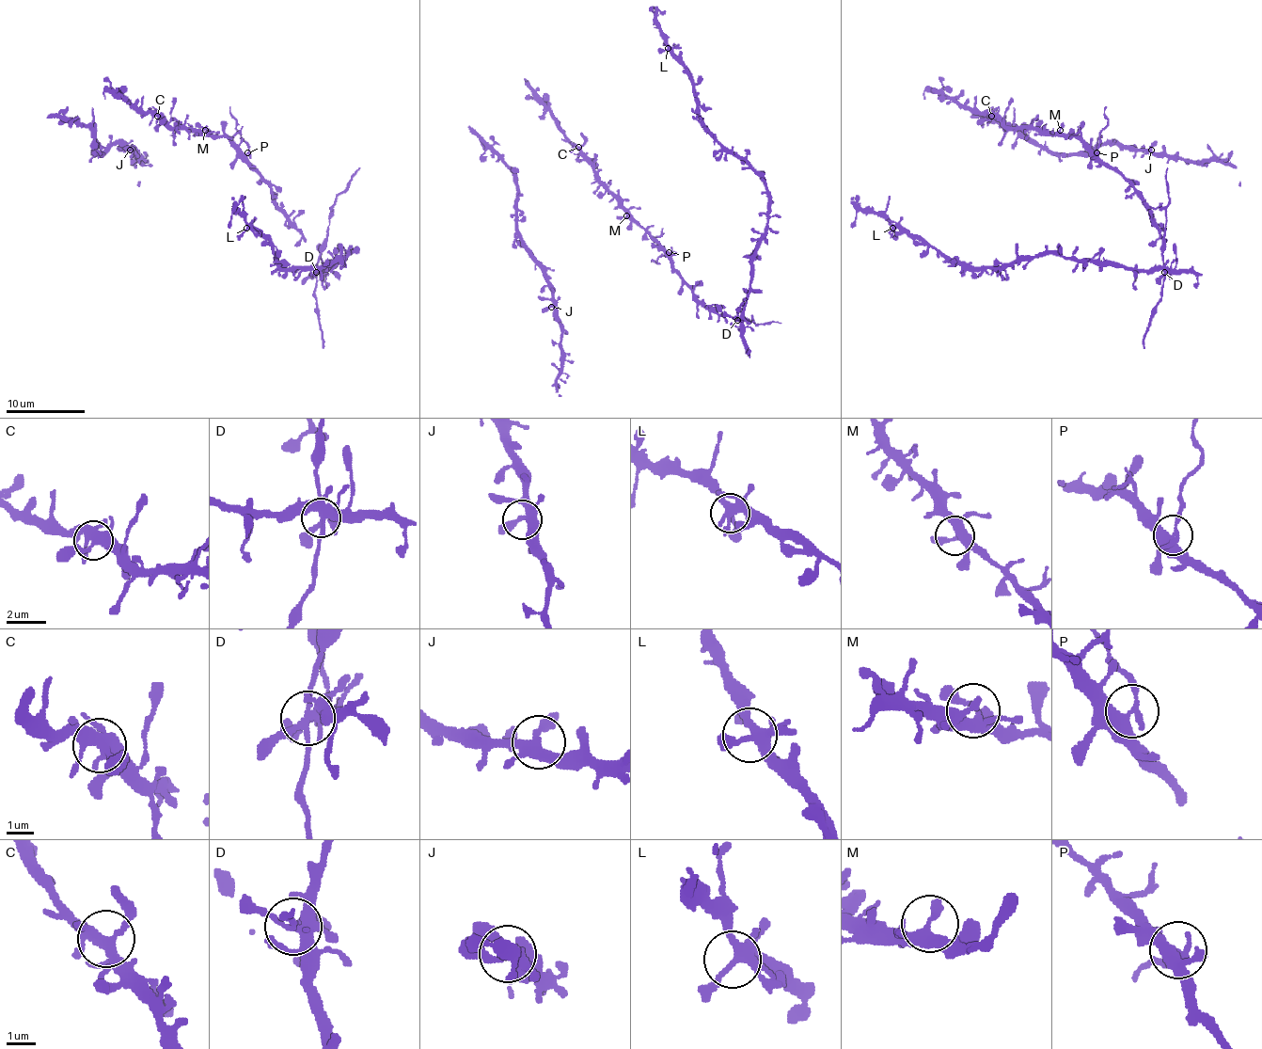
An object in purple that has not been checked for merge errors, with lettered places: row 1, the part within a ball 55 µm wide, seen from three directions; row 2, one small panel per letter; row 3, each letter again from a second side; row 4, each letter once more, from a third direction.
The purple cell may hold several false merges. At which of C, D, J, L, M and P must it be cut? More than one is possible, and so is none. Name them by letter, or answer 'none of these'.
D, P

